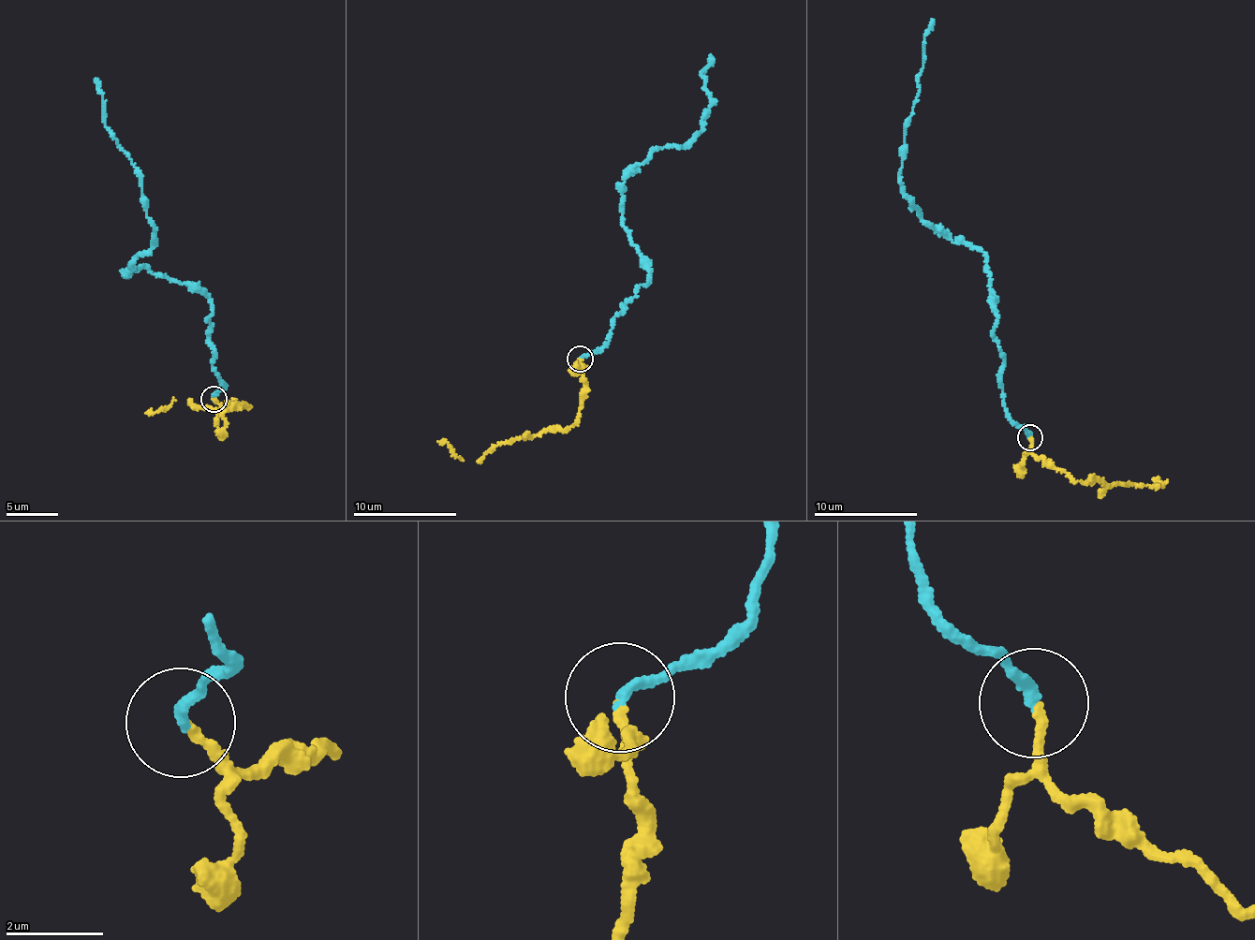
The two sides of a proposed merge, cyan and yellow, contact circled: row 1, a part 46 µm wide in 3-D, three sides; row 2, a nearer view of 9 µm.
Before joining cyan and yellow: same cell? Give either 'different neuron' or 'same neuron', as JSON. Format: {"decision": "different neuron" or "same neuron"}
{"decision": "same neuron"}

